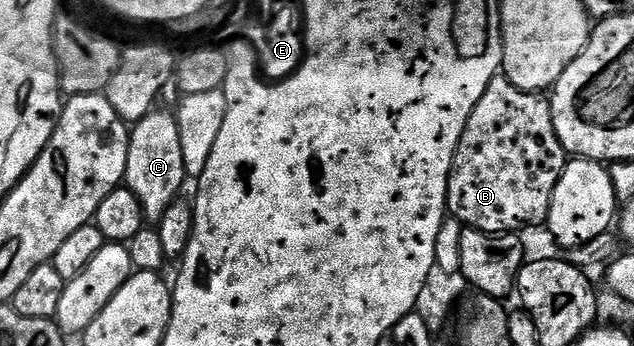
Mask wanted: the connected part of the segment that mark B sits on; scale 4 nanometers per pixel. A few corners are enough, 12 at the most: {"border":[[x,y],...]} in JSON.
{"border":[[499,74],[464,126],[446,207],[545,225],[568,153],[549,99]]}

